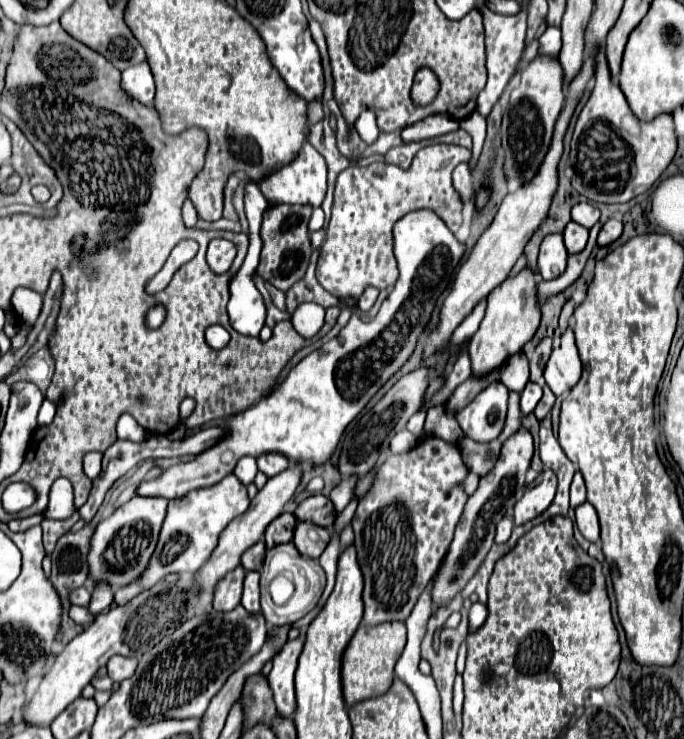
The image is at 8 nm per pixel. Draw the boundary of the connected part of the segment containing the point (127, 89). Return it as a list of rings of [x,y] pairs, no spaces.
[[[147,61],[133,65],[121,73],[121,91],[131,99],[137,99],[139,103],[151,107],[155,97],[155,83]]]

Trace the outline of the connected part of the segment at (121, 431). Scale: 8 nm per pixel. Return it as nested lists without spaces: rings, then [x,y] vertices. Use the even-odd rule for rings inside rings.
[[[121,415],[117,423],[117,437],[127,439],[127,441],[145,441],[147,433],[131,415]]]

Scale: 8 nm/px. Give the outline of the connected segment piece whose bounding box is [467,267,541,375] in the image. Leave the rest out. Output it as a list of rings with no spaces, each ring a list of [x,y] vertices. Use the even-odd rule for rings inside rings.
[[[523,267],[515,277],[505,279],[487,295],[487,311],[477,329],[477,333],[469,341],[469,355],[473,363],[473,375],[483,375],[485,371],[493,371],[493,367],[501,367],[511,355],[519,353],[527,341],[533,339],[539,321],[539,297],[537,297],[537,279],[535,271]]]

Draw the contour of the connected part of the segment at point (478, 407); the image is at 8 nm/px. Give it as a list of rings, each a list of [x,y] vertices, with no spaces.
[[[497,381],[491,383],[485,391],[481,391],[461,411],[457,411],[455,417],[465,437],[479,443],[487,443],[501,433],[505,413],[507,413],[507,387]]]

